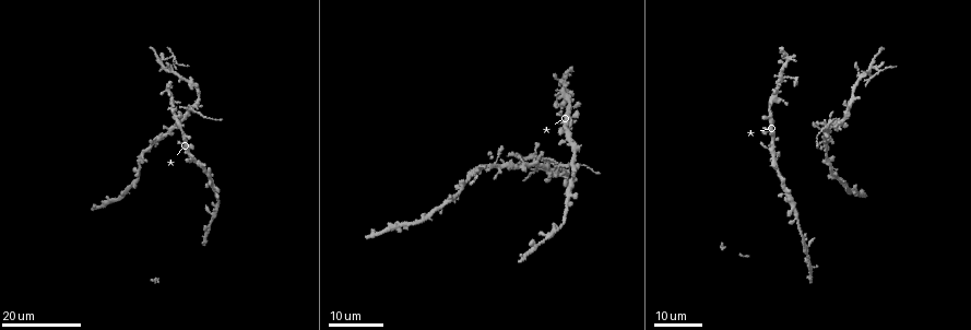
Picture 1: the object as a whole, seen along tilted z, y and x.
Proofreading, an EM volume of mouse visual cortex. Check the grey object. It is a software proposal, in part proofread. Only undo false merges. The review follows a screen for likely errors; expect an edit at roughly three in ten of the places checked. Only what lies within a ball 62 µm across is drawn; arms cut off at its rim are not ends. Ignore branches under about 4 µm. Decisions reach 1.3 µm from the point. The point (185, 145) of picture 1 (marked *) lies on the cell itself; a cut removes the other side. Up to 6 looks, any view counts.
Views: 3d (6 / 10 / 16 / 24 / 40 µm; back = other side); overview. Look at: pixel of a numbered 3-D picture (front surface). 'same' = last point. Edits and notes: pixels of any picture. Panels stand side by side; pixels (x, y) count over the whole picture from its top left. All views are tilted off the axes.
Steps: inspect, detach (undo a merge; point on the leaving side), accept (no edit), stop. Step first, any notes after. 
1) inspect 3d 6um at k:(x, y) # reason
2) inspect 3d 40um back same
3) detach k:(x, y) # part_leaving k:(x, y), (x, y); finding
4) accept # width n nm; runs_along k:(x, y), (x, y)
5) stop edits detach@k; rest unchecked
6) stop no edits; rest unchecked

inspect 3d 24um at 1:(554, 174) # thin arm on a thick one

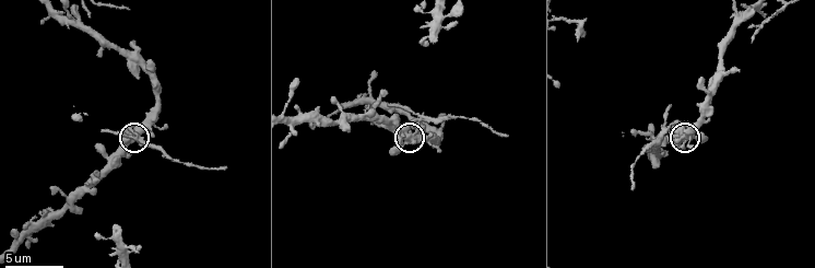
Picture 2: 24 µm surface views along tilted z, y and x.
inspect 3d 10um at 2:(413, 135)

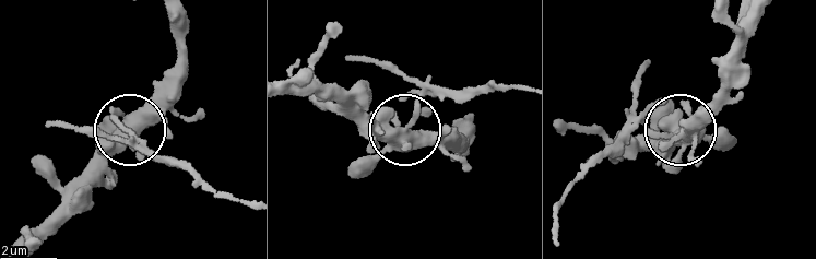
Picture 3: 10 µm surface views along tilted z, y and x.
detach 3:(144, 148) # width 440 nm; part_leaving 3:(409, 121), (434, 94), (523, 90); a second cell is stuck on

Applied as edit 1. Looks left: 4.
inspect 3d 16um at 1:(784, 77) # three arms meet

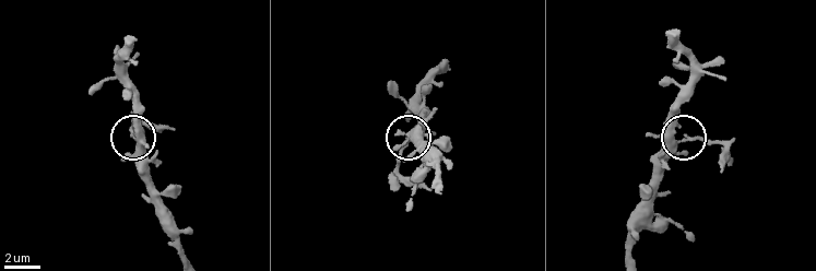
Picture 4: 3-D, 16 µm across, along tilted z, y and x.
inspect 3d 10um at 4:(678, 143)

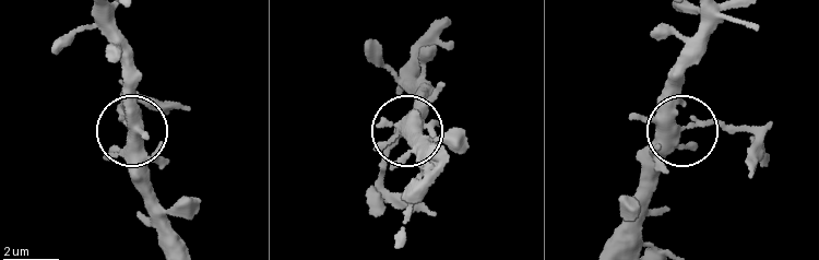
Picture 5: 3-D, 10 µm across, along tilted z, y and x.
accept # width 300 nm; one cell here

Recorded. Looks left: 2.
inspect 3d 24um at 1:(874, 65) # two arms in line, one across

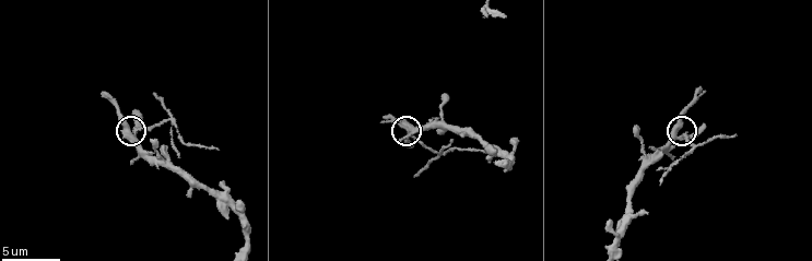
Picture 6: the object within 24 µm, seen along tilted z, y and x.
inspect 3d 6um at 6:(136, 139)

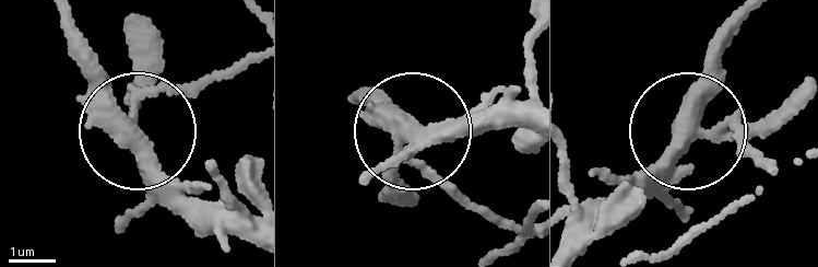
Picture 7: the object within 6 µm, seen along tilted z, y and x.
detach 7:(198, 86) # side_arm 5 um; arms 3; a second cell is stuck on

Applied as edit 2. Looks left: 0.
stop edits detach@3, detach@7; rest unchecked

